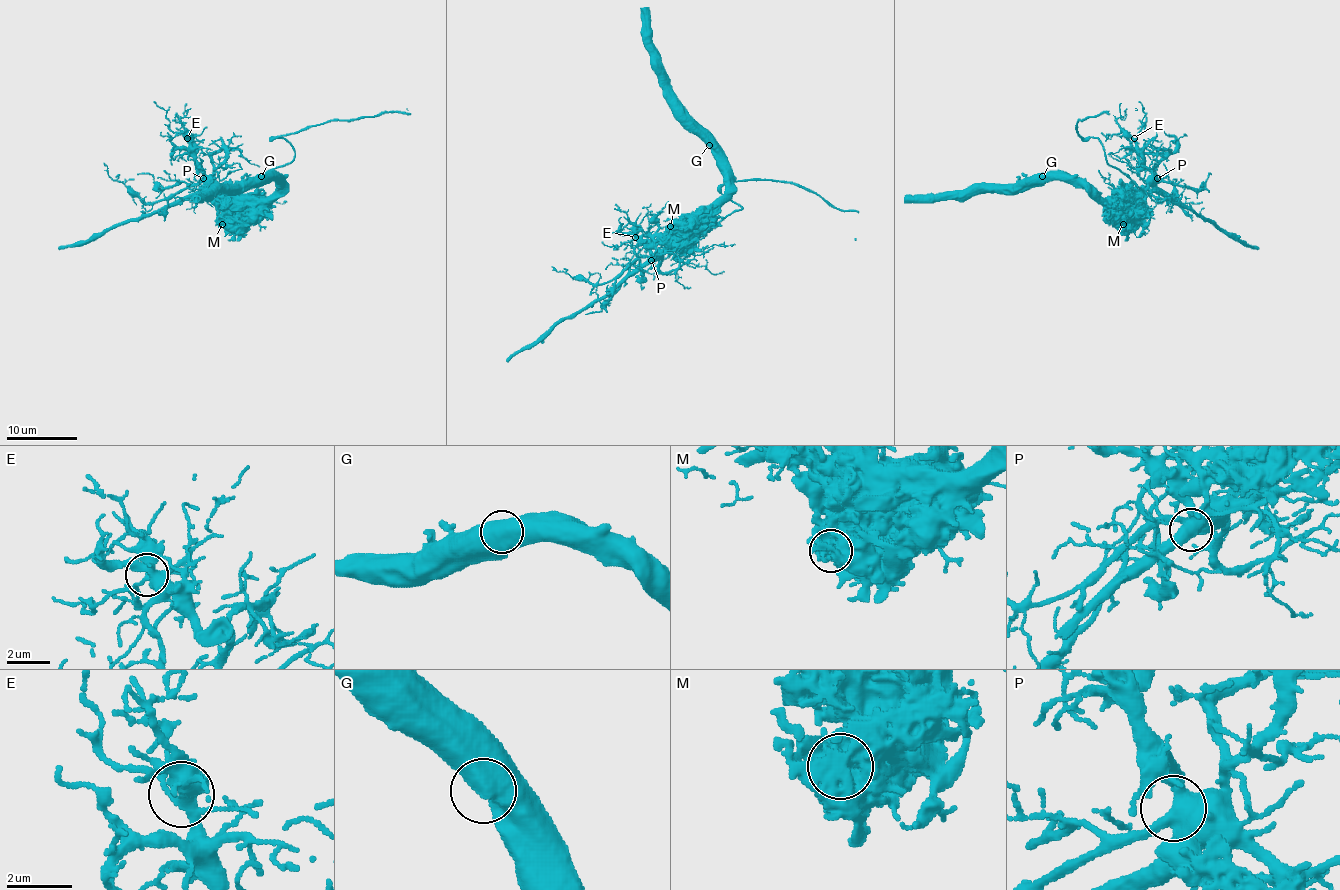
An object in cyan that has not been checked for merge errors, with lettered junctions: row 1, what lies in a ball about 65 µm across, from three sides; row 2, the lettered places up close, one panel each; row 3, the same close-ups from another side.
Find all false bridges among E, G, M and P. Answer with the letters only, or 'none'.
M

